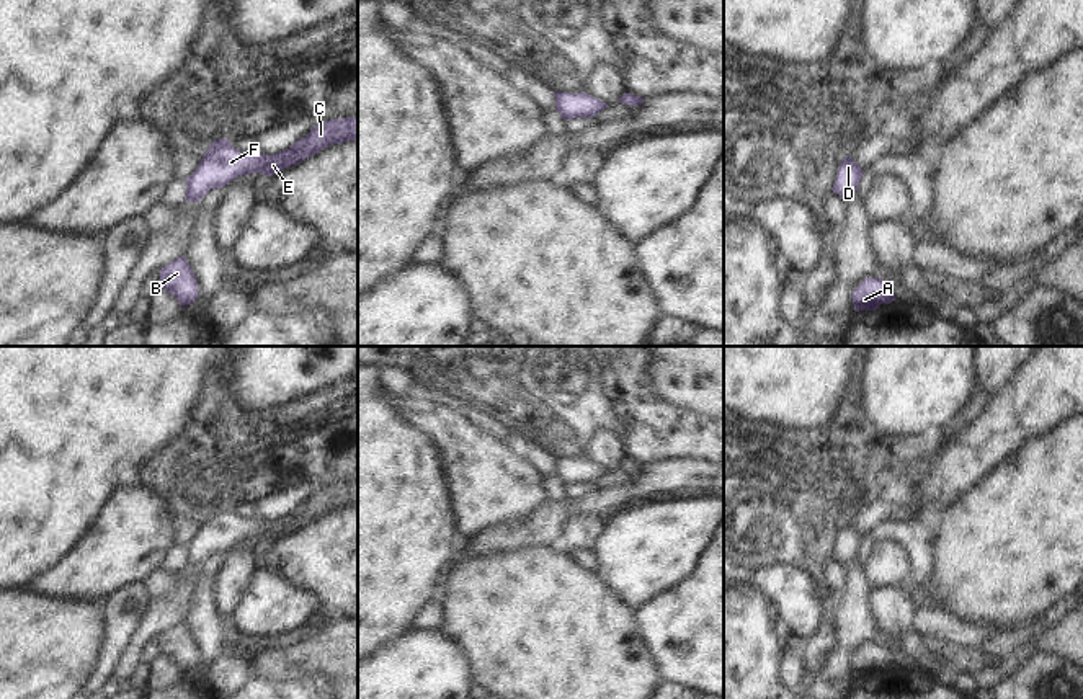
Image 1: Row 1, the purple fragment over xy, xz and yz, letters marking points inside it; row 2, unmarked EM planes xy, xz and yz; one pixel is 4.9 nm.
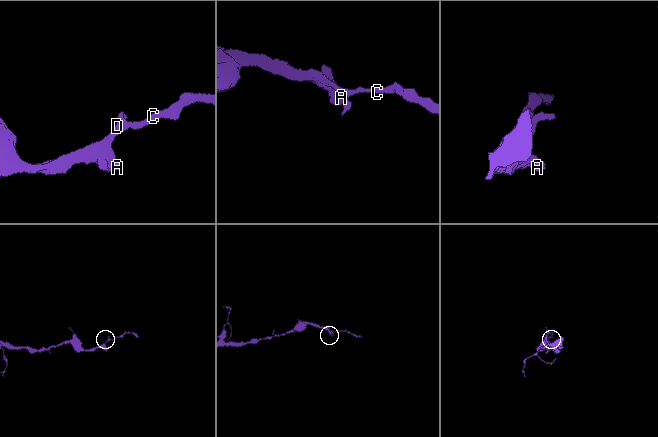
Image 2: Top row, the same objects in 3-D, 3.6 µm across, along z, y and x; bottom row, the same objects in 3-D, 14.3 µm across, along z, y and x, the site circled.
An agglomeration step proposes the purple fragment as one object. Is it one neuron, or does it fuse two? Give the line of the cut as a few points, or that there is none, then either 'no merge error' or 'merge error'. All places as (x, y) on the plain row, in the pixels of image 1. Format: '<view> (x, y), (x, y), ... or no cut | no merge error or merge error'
no cut | no merge error

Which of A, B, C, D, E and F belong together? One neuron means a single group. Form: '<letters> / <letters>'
A B C D E F

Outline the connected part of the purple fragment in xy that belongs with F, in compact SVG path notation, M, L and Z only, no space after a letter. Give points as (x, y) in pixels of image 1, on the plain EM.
M358 482L314 492L305 503L273 521L238 518L227 505L217 505L203 521L199 532L186 544L185 567L199 568L211 555L222 554L242 541L256 537L265 542L276 541L325 513L346 506L358 506Z

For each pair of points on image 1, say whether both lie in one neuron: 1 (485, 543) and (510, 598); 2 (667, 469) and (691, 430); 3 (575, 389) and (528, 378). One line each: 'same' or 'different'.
1: different
2: different
3: same

